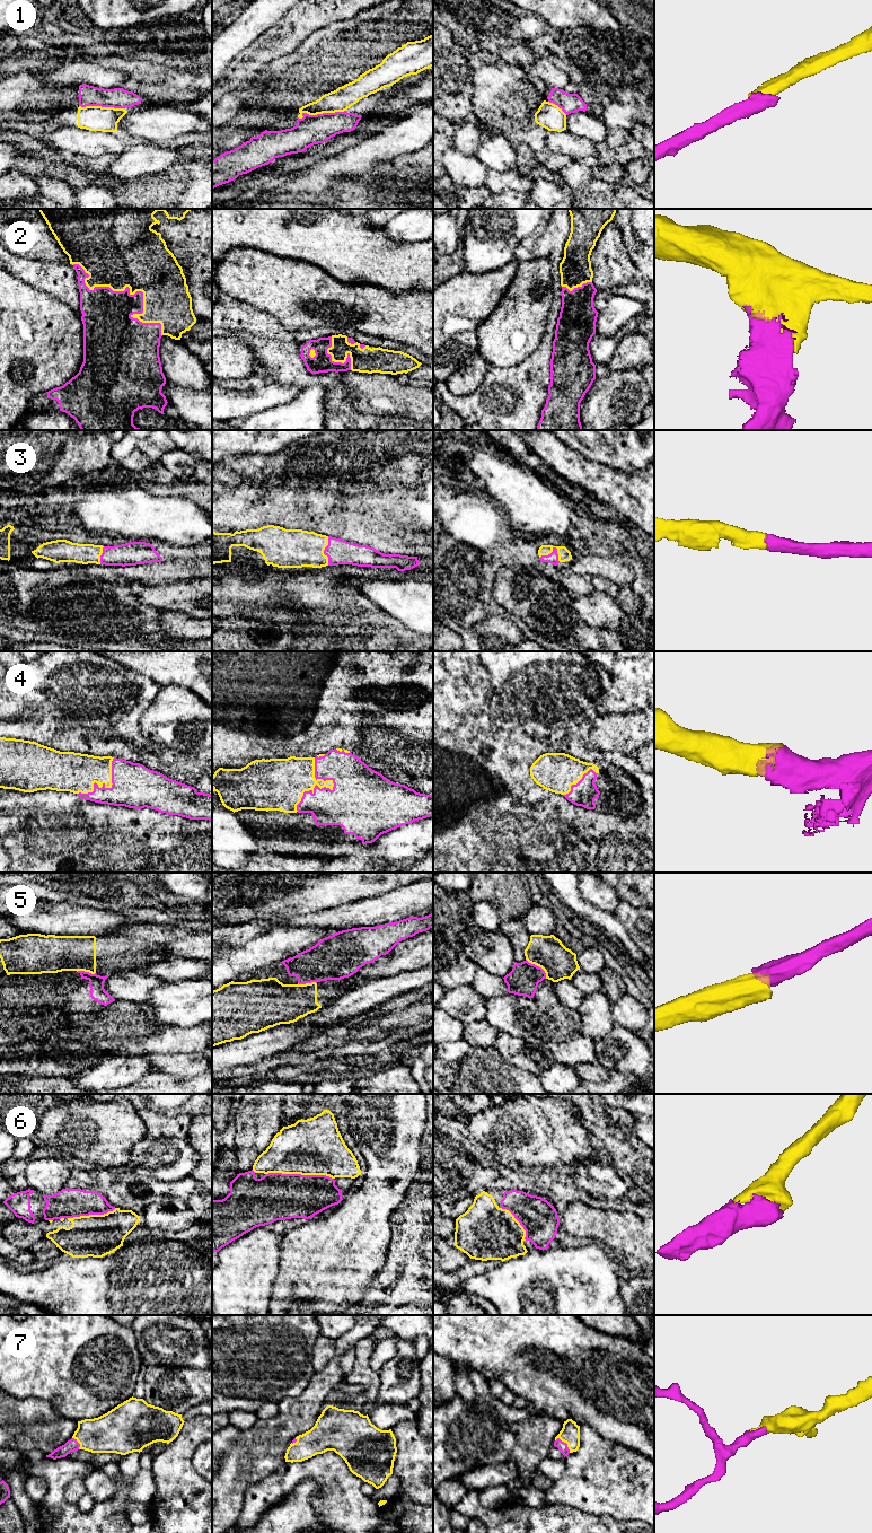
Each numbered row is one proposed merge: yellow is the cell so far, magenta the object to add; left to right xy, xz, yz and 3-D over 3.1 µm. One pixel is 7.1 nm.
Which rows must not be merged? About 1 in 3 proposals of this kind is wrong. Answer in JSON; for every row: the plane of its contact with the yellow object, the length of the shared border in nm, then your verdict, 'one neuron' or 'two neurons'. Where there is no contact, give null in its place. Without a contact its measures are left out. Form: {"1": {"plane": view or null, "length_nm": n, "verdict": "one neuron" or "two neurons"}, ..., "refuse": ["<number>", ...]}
{"1": {"plane": "xz", "length_nm": 340, "verdict": "two neurons"}, "2": {"plane": "xy", "length_nm": 800, "verdict": "one neuron"}, "3": {"plane": "yz", "length_nm": 160, "verdict": "one neuron"}, "4": {"plane": "xz", "length_nm": 400, "verdict": "one neuron"}, "5": {"plane": "yz", "length_nm": 200, "verdict": "two neurons"}, "6": {"plane": "xz", "length_nm": 480, "verdict": "one neuron"}, "7": {"plane": "yz", "length_nm": 140, "verdict": "one neuron"}, "refuse": ["1", "5"]}

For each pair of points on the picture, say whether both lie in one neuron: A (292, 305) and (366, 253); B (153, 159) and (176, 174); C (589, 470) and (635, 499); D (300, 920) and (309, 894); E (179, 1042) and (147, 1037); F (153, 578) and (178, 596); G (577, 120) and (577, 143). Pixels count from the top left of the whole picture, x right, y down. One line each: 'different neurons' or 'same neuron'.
A: different neurons
B: different neurons
C: same neuron
D: different neurons
E: same neuron
F: different neurons
G: different neurons

